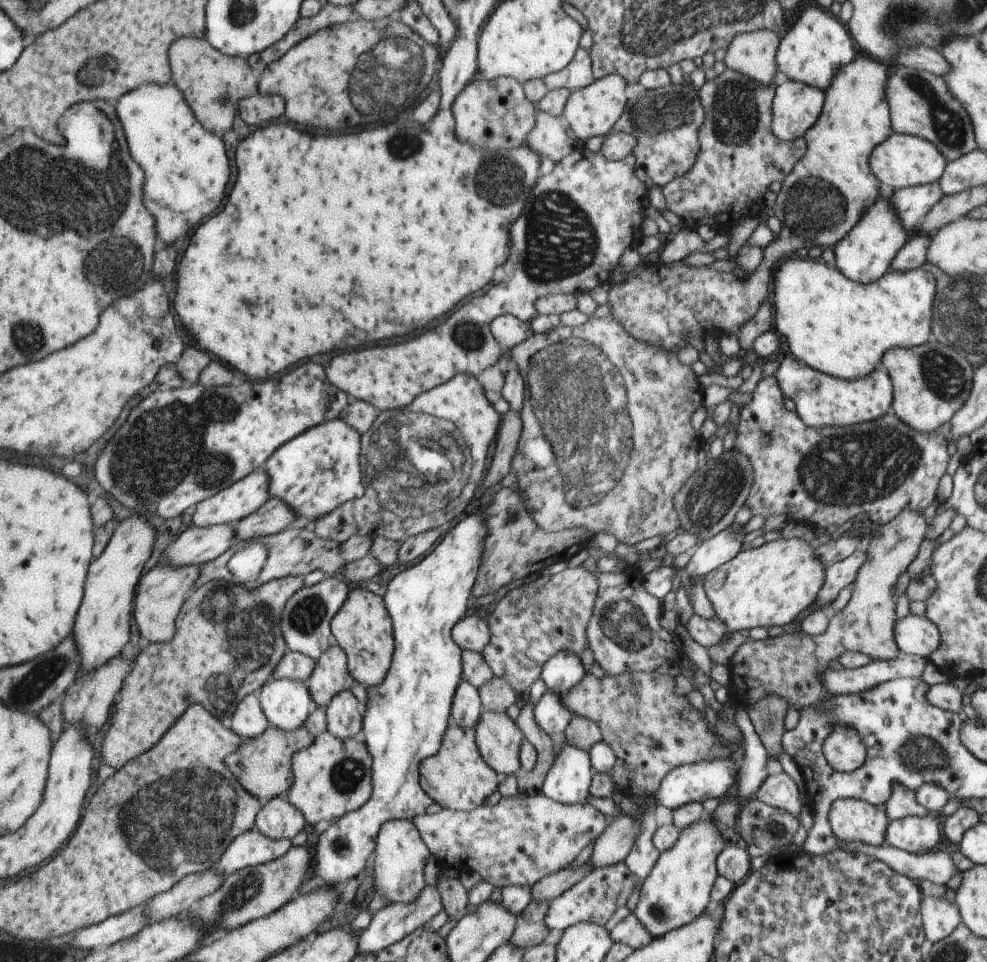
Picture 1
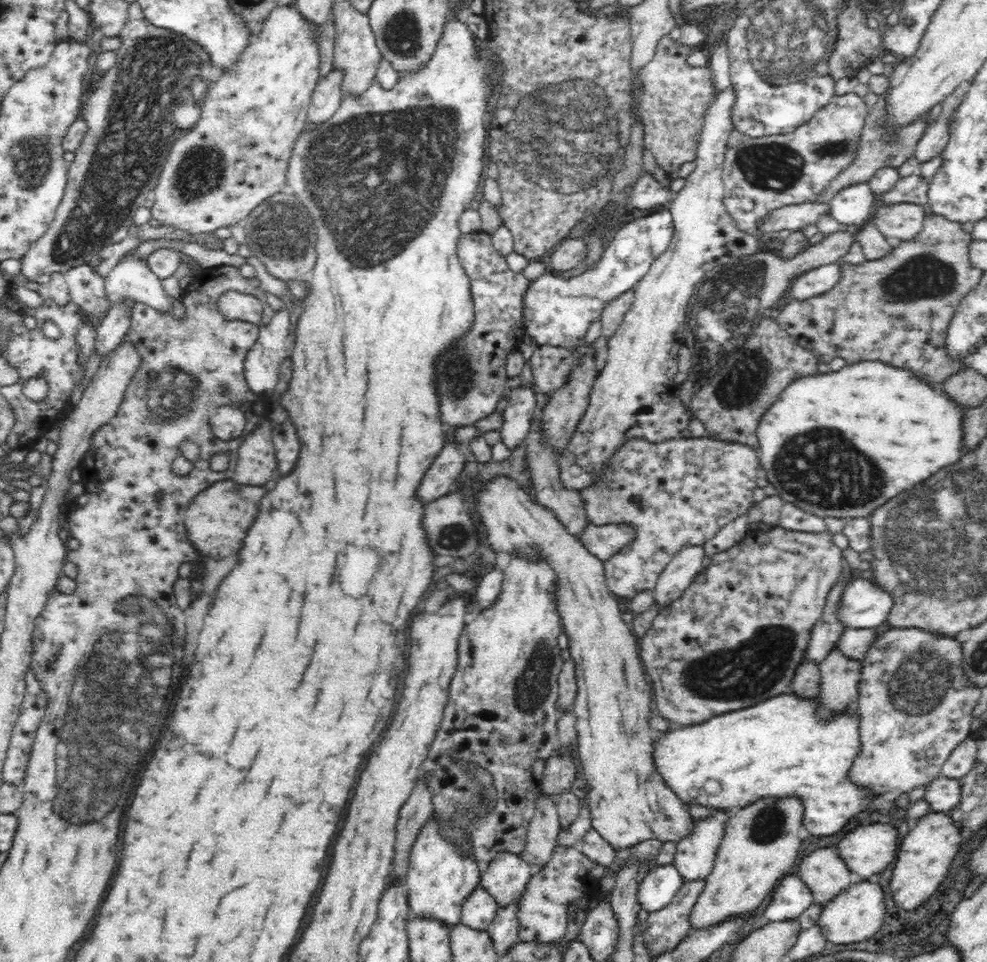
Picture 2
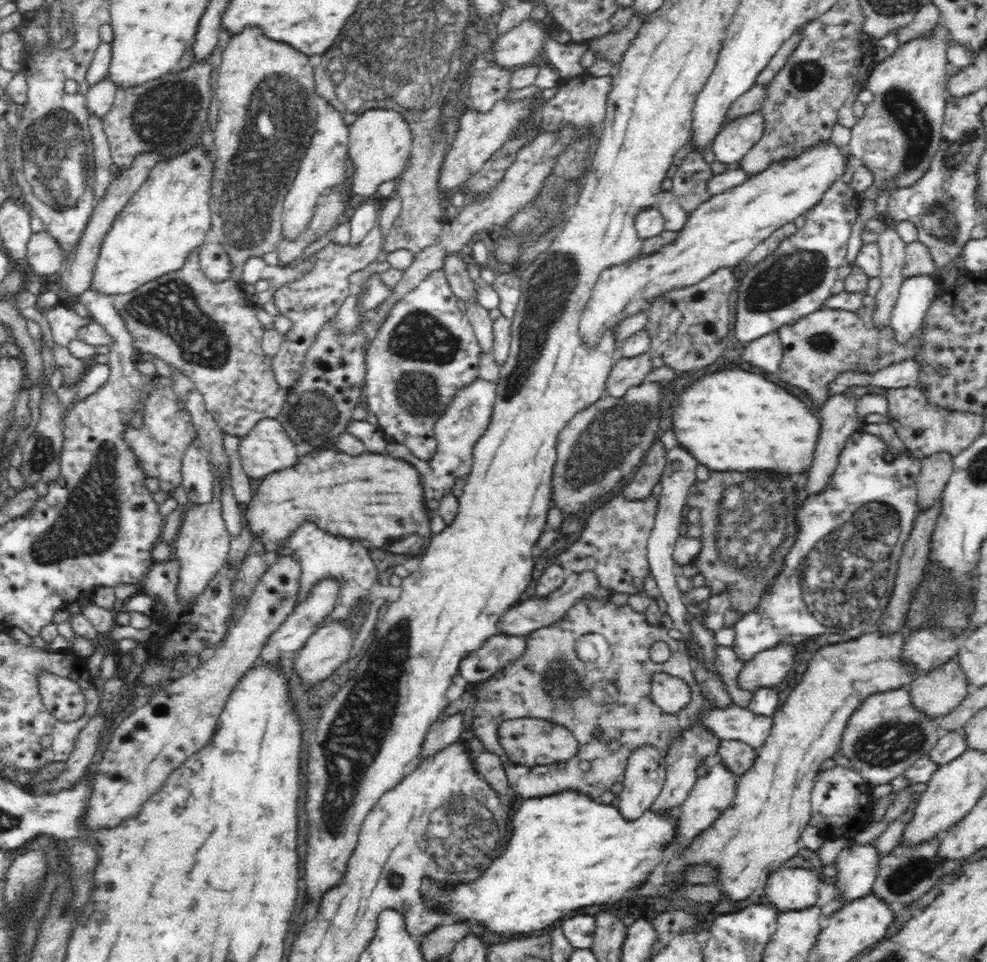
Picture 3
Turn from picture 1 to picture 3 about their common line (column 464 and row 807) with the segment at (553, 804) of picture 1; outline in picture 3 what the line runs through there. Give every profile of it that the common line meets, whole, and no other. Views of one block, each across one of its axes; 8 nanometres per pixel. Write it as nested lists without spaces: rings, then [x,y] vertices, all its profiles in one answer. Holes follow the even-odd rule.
[[[834,766],[819,771],[811,792],[811,817],[809,825],[822,831],[825,837],[844,837],[852,840],[867,823],[875,801],[872,786],[856,771],[847,767]]]

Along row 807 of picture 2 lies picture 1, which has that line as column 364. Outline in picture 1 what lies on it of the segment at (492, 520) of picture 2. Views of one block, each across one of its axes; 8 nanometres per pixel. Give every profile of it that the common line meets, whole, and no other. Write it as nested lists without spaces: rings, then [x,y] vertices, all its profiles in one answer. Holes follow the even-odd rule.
[[[362,588],[353,589],[350,600],[333,622],[333,631],[337,637],[336,642],[349,653],[350,672],[358,683],[365,688],[380,686],[389,674],[396,652],[393,620],[383,597]]]

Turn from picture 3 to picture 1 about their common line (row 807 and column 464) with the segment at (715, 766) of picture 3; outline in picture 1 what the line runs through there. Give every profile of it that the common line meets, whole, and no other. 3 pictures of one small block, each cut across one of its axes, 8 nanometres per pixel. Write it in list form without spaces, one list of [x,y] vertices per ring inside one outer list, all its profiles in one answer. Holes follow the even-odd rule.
[[[468,680],[458,688],[457,699],[454,700],[454,722],[460,728],[475,728],[483,711],[477,688]]]

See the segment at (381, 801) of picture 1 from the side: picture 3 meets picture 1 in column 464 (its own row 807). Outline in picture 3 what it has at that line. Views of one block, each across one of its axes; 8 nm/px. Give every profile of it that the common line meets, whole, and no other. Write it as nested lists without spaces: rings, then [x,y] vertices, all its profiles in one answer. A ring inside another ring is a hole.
[[[575,790],[522,799],[514,816],[514,836],[506,847],[506,852],[488,866],[479,880],[445,888],[424,878],[422,890],[424,897],[428,898],[428,905],[446,909],[446,913],[452,918],[480,922],[480,928],[498,936],[519,936],[532,930],[542,931],[582,906],[612,903],[622,899],[628,890],[642,886],[654,866],[662,862],[662,852],[672,838],[676,840],[674,820],[670,824],[668,814],[656,816],[654,812],[644,812],[634,819],[624,818],[614,806],[602,806]]]

